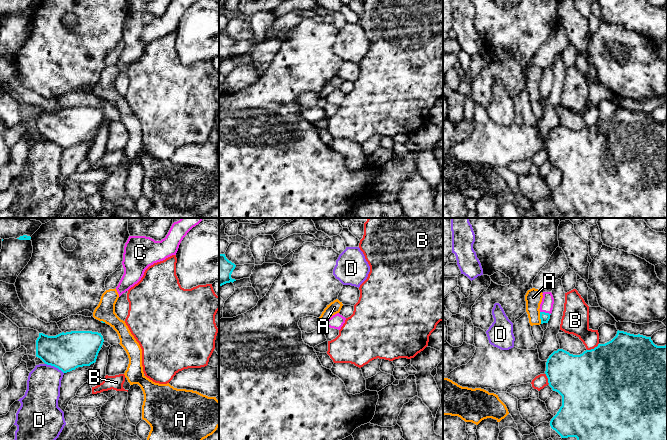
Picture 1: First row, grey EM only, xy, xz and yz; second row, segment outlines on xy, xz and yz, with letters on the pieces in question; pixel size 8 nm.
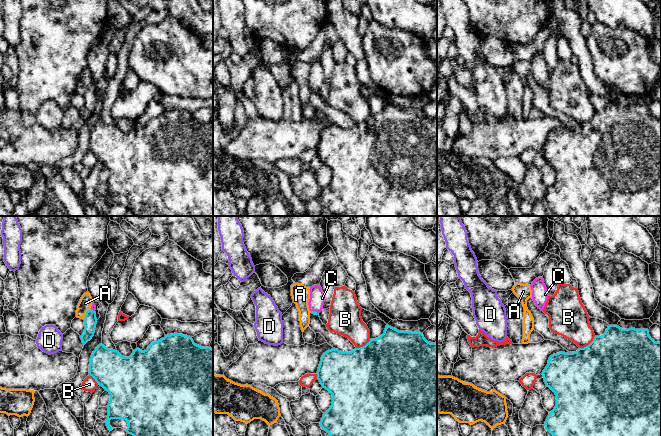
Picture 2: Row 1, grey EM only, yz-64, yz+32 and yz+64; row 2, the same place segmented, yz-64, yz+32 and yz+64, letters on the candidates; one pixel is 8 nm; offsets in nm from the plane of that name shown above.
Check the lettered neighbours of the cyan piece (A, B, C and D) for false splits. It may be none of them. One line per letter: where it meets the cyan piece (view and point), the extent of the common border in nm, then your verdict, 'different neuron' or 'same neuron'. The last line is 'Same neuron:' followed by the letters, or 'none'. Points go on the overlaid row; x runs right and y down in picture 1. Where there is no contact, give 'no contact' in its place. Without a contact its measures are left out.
A: contact yz (540, 318); length 100 nm; different neuron
B: contact yz (594, 348); length 110 nm; different neuron
C: contact yz (544, 312); length 90 nm; same neuron
D: contact xy (54, 366); length 170 nm; different neuron
Same neuron: C

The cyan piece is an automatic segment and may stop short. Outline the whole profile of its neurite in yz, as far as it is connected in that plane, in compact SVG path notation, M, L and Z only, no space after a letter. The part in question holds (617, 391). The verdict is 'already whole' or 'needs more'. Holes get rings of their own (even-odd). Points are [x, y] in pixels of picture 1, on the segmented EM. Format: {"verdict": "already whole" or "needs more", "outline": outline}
{"verdict": "already whole", "outline": "M617 331L616 336L605 344L598 344L591 350L586 350L580 355L558 349L554 351L546 362L545 374L549 386L553 391L562 396L562 406L551 419L550 426L561 438L576 437L577 440L667 440L667 346L657 346L651 337L634 335L624 331Z"}

